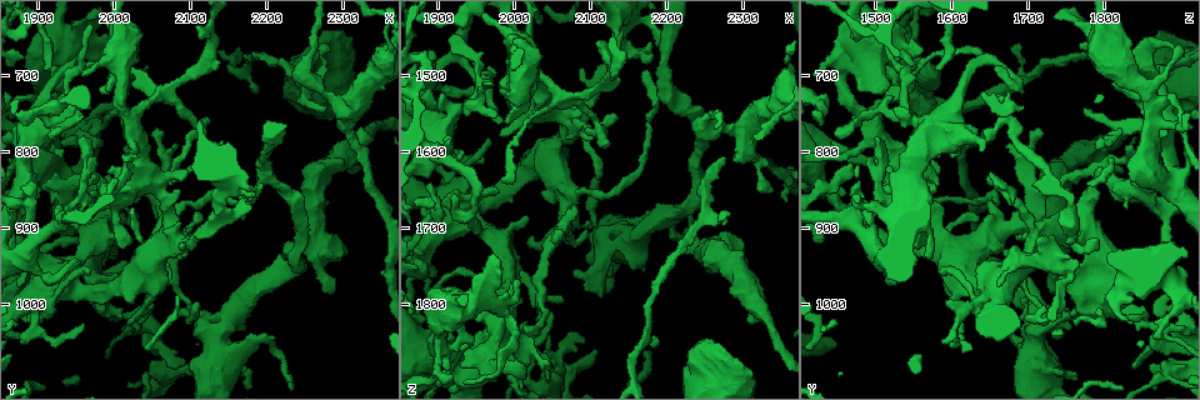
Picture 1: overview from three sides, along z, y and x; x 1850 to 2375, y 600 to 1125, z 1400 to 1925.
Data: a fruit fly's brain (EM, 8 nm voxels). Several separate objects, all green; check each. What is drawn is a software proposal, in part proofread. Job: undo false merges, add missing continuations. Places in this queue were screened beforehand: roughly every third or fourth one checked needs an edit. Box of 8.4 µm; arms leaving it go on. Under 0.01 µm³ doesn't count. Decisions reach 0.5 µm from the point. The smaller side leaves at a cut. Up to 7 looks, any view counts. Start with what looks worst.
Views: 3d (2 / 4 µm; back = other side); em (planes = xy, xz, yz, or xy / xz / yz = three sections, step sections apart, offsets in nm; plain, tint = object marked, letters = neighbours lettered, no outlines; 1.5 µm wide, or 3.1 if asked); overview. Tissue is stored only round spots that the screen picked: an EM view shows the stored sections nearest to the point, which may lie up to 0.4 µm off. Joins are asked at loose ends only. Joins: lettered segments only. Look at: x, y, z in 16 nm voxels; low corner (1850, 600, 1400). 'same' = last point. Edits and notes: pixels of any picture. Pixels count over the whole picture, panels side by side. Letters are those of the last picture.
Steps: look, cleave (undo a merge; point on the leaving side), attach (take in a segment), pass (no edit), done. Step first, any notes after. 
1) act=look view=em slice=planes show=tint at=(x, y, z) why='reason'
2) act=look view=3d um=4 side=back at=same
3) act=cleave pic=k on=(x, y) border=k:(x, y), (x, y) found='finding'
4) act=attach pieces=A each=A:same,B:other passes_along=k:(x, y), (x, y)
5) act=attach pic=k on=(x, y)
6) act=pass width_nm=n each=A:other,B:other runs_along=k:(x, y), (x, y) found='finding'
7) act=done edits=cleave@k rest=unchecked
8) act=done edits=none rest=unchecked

act=look view=3d um=4 at=(2285, 640, 1870) why='free end'

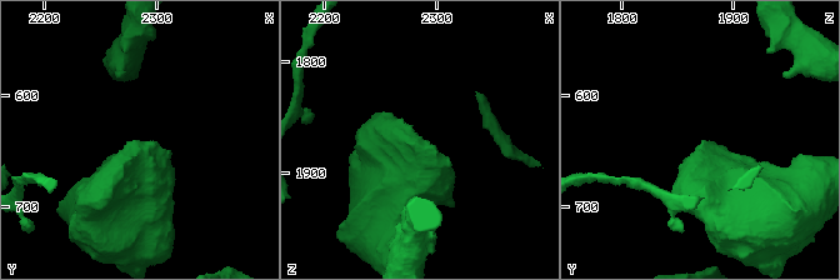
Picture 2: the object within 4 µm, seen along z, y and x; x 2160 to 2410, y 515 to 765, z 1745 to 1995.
act=look view=em slice=planes show=plain at=(2282, 640, 1872) why='shape alone is not enough'

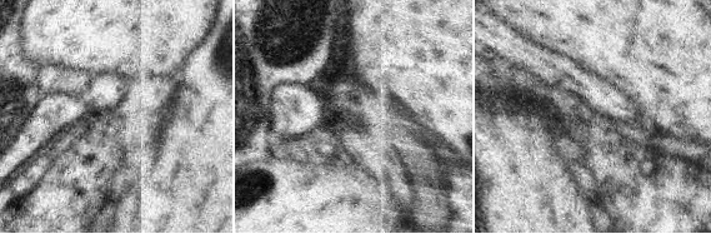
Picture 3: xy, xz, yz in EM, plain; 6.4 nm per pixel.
act=look view=em slice=planes show=letters at=same

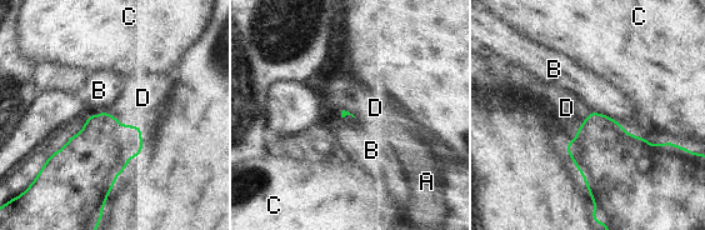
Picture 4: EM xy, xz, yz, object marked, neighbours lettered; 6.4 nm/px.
act=pass each=A:other,B:other,C:other,D:other border=4:(591, 110), (605, 114), (620, 124) found='no lettered segment goes on from it'

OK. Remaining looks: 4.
act=look view=3d um=4 side=back at=(2035, 690, 1875) why='free end'

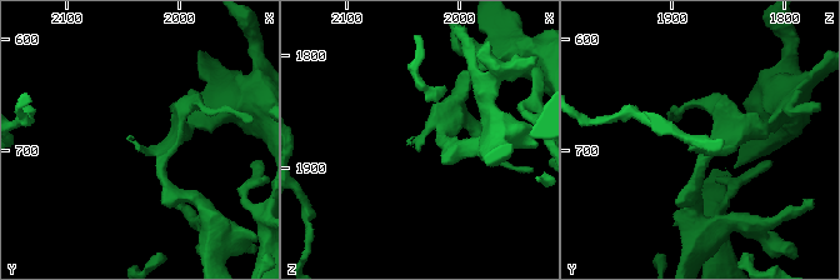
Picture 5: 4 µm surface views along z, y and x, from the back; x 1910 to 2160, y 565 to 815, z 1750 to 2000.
act=look view=em slice=planes show=letters at=(2038, 690, 1874) why='now the EM'

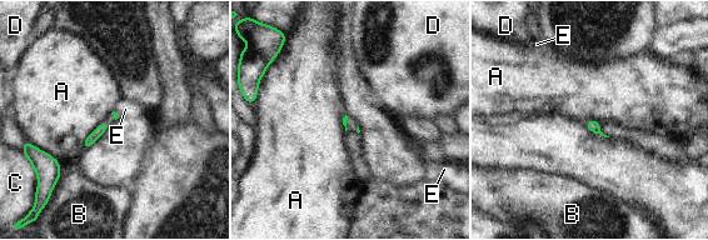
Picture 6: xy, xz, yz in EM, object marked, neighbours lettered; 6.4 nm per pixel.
act=pass longest_contact=A:280nm each=A:other,B:other,C:other,D:other,E:other border=6:(25, 139), (60, 161) found='no lettered segment goes on from it'

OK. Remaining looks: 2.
act=look view=em slice=planes show=letters at=(1935, 700, 1685) why='sharp bend'

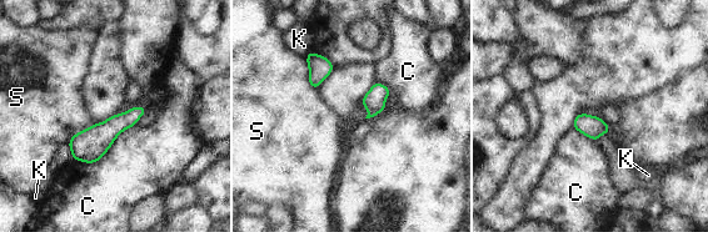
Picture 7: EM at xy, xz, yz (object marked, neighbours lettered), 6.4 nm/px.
act=pass width_nm=140 each=C:other,K:other,S:other found='all the same cell'

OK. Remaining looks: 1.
act=done edits=none rest=unchecked

